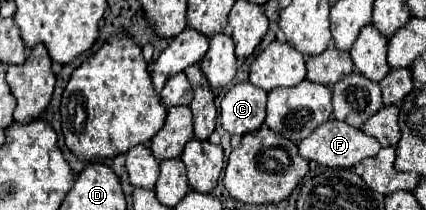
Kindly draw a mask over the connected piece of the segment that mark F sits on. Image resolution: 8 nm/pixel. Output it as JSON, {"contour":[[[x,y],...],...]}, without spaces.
{"contour":[[[332,120],[324,122],[298,144],[300,156],[308,160],[316,160],[322,166],[330,168],[352,168],[366,156],[376,156],[380,146],[376,138],[362,134],[360,128],[354,128],[346,122]]]}

